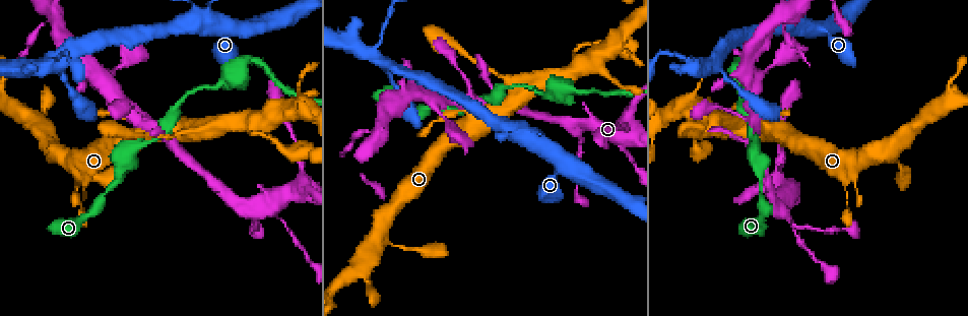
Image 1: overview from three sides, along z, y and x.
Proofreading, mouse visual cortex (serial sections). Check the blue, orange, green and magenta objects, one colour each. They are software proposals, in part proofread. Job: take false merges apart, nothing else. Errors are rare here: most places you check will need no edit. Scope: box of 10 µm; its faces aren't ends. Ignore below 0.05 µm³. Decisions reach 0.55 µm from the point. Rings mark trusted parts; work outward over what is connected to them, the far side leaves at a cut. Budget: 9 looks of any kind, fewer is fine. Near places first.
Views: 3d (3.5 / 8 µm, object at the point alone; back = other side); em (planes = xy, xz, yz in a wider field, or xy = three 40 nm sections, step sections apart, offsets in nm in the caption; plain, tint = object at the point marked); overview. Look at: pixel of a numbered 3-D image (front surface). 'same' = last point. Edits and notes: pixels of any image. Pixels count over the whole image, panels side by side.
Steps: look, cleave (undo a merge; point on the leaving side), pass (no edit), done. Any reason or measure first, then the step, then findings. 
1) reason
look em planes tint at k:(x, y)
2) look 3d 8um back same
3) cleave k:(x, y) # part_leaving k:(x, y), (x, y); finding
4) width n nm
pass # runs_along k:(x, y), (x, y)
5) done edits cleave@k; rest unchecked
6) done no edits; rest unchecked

arms part here
look 3d 8um at 1:(770, 125)

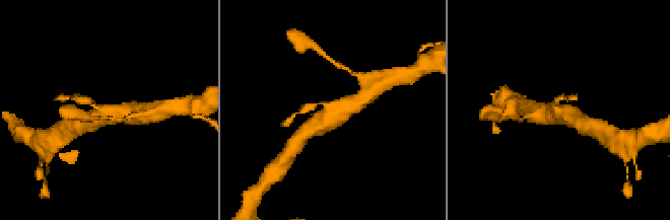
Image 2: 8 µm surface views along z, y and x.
closer look
look 3d 3.5um same

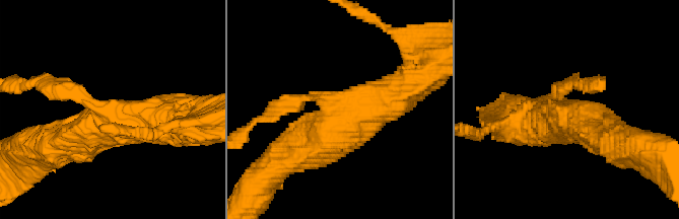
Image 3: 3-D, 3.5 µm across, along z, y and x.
arms 3; arm_widths 150, 500, 600 nm
pass # runs_along 3:(287, 158), (403, 87); continuous, no second cell

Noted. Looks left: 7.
abrupt turn
look 3d 3.5um at 1:(385, 61)

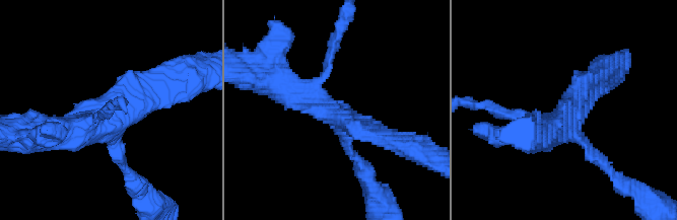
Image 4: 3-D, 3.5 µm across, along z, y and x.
arms 4; arm_widths 150, 200, 250, 400 nm; need the tissue
look em planes tint at 4:(567, 125)

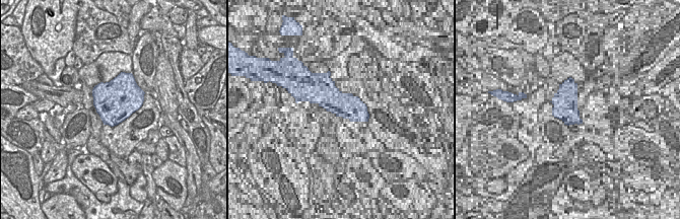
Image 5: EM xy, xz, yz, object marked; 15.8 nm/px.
pass # runs_along 4:(391, 138), (279, 83); continuous, no second cell

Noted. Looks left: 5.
small branch off a trunk
look 3d 3.5um at 1:(264, 207)

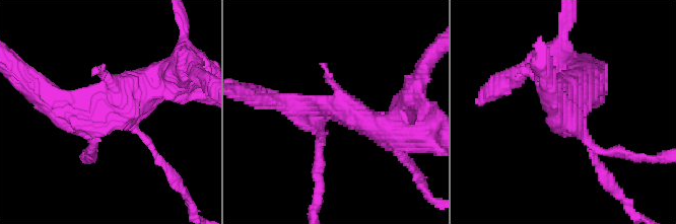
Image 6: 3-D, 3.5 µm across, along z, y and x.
look em xy step 2 tint at 6:(104, 108)

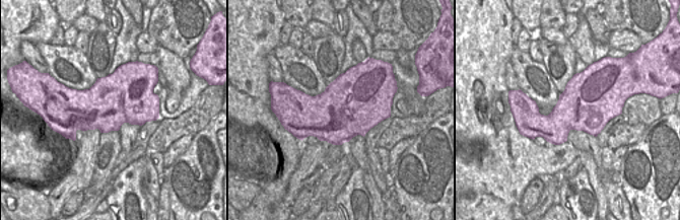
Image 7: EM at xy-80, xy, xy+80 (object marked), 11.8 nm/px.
pass # runs_along 6:(387, 128), (347, 110), (269, 102); one cell here

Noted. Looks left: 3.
small branch off a trunk
look 3d 3.5um at 1:(432, 101)

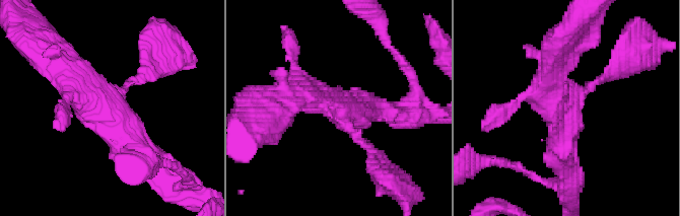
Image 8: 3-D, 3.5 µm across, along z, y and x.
arms 4; arm_widths 150, 300, 400, 450 nm
look em xy step 5 tint at 8:(111, 116)

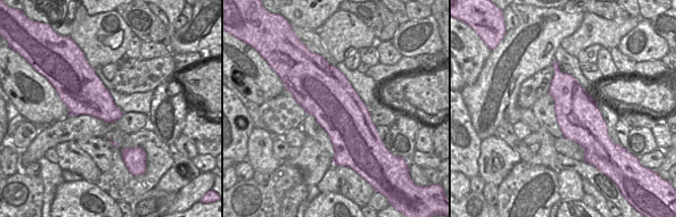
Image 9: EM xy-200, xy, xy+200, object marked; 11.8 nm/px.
pass # runs_along 8:(156, 168), (63, 69); one cell here

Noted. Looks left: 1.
done no edits; rest unchecked

